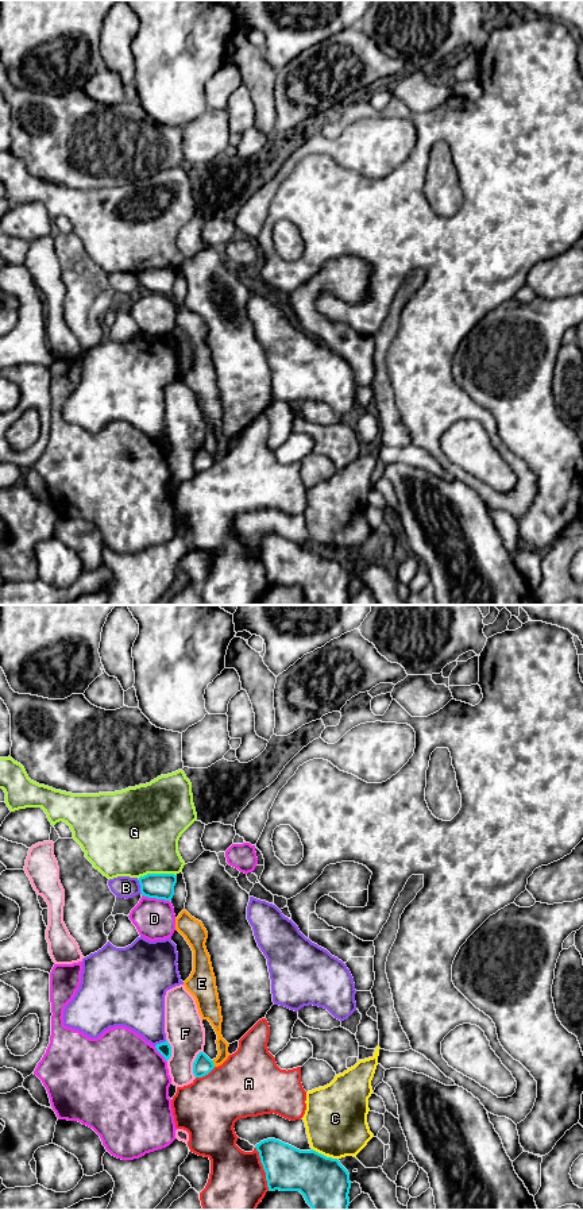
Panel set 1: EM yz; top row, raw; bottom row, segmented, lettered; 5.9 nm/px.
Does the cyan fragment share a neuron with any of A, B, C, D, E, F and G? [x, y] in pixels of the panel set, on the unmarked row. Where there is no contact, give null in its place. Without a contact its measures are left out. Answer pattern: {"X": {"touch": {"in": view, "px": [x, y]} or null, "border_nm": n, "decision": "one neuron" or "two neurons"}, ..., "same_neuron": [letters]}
{"A": {"touch": {"in": "yz", "px": [263, 563]}, "border_nm": 280, "decision": "two neurons"}, "B": {"touch": {"in": "yz", "px": [141, 281]}, "border_nm": 90, "decision": "two neurons"}, "C": {"touch": {"in": "yz", "px": [317, 547]}, "border_nm": 100, "decision": "two neurons"}, "D": {"touch": {"in": "yz", "px": [155, 292]}, "border_nm": 170, "decision": "two neurons"}, "E": {"touch": {"in": "yz", "px": [212, 458]}, "border_nm": 40, "decision": "two neurons"}, "F": {"touch": {"in": "yz", "px": [193, 458]}, "border_nm": 170, "decision": "two neurons"}, "G": {"touch": {"in": "yz", "px": [157, 269]}, "border_nm": 240, "decision": "two neurons"}, "same_neuron": []}

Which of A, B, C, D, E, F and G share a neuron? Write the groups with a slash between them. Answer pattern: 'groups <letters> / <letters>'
groups A / B / C / D / E / F / G

